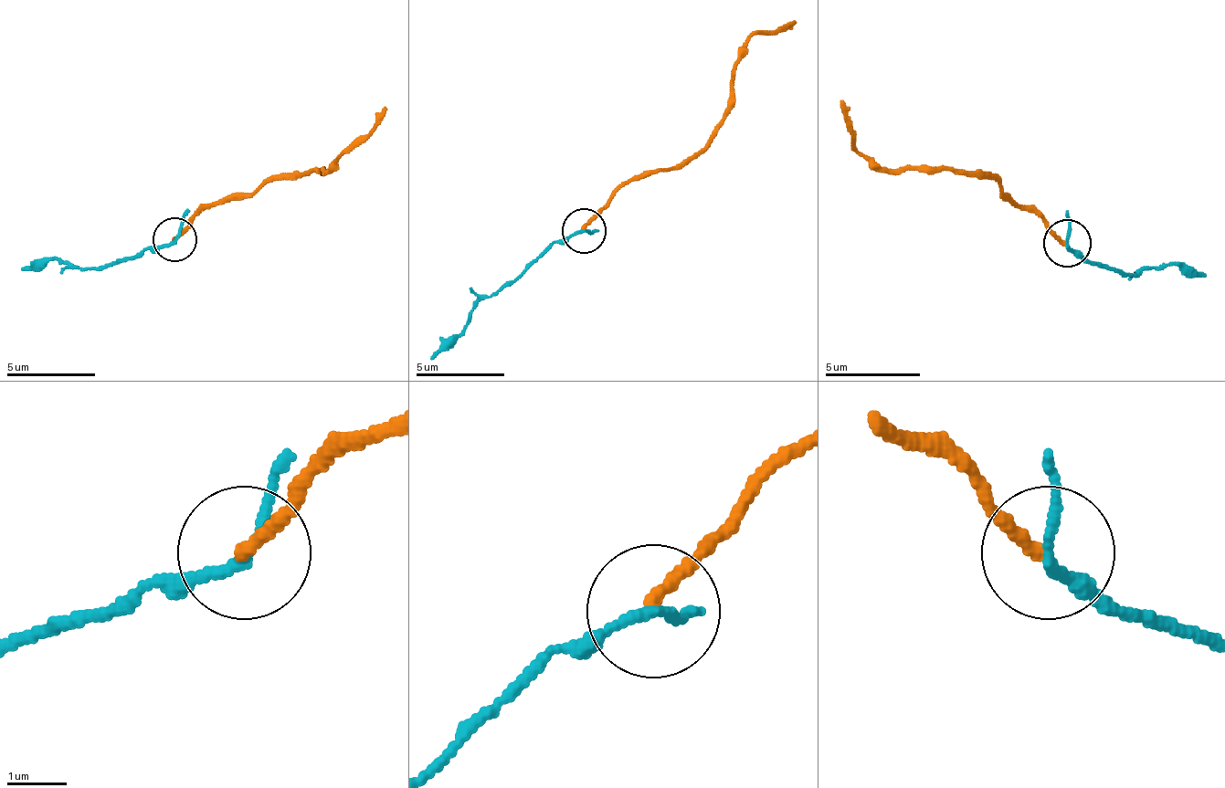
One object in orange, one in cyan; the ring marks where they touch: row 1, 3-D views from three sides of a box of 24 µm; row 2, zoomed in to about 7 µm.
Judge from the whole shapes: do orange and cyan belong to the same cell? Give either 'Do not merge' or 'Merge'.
Do not merge

